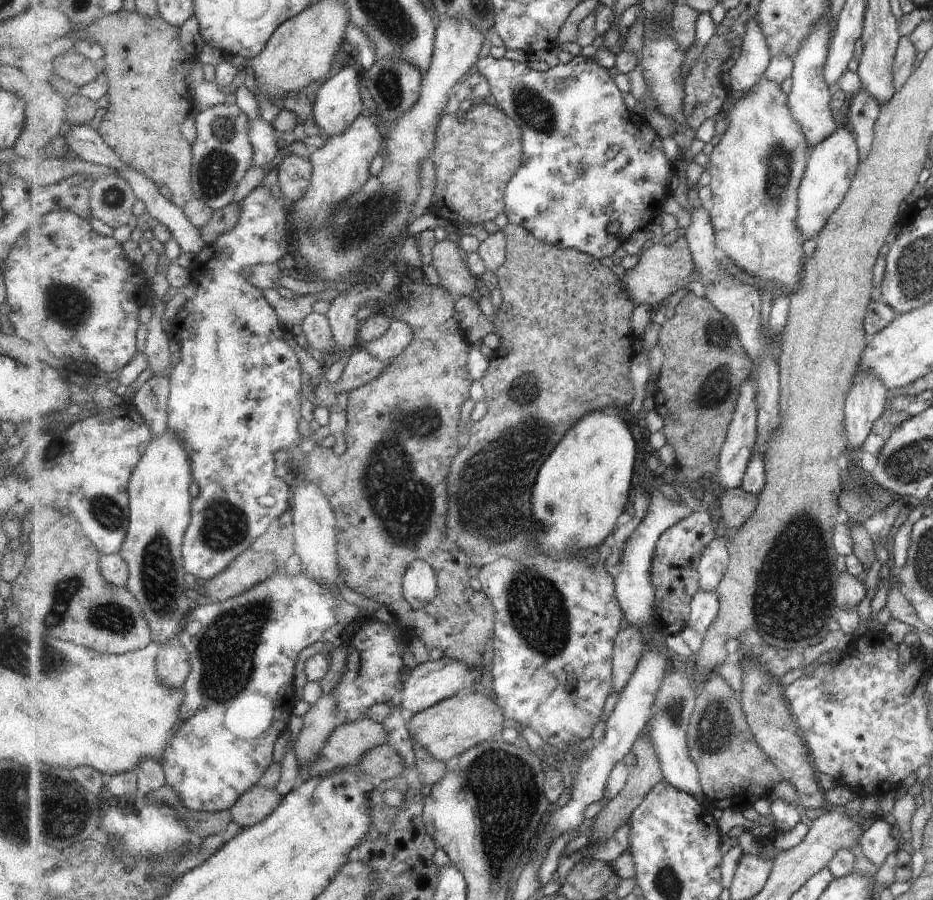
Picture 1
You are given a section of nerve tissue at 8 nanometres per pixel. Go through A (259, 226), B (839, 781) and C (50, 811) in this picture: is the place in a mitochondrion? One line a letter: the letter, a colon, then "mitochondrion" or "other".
A: other
B: other
C: mitochondrion

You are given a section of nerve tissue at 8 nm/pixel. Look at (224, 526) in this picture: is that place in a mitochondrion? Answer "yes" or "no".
yes

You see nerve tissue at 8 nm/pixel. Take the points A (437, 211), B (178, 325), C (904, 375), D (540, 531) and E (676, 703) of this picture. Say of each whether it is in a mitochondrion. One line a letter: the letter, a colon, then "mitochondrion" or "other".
A: other
B: other
C: other
D: mitochondrion
E: mitochondrion

